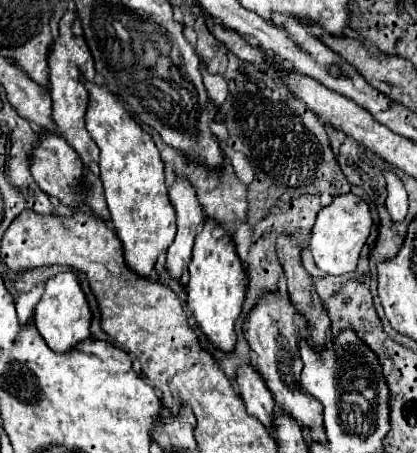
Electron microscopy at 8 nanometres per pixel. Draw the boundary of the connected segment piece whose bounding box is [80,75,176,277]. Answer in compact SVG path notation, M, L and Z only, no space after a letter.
M84 75L80 79L90 95L86 129L100 147L100 179L116 235L124 243L128 267L138 275L148 277L158 255L168 249L176 235L176 213L164 183L164 163L152 137L130 117L122 103L108 89L84 79Z

